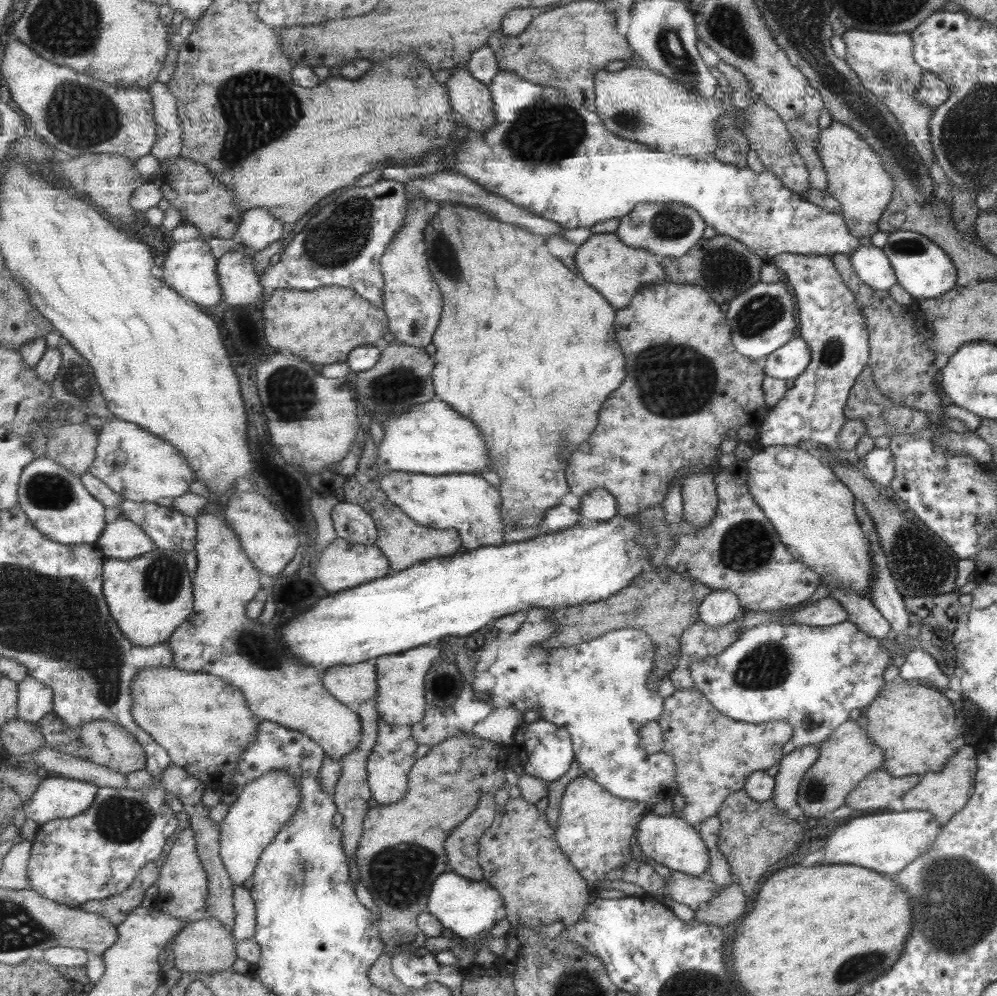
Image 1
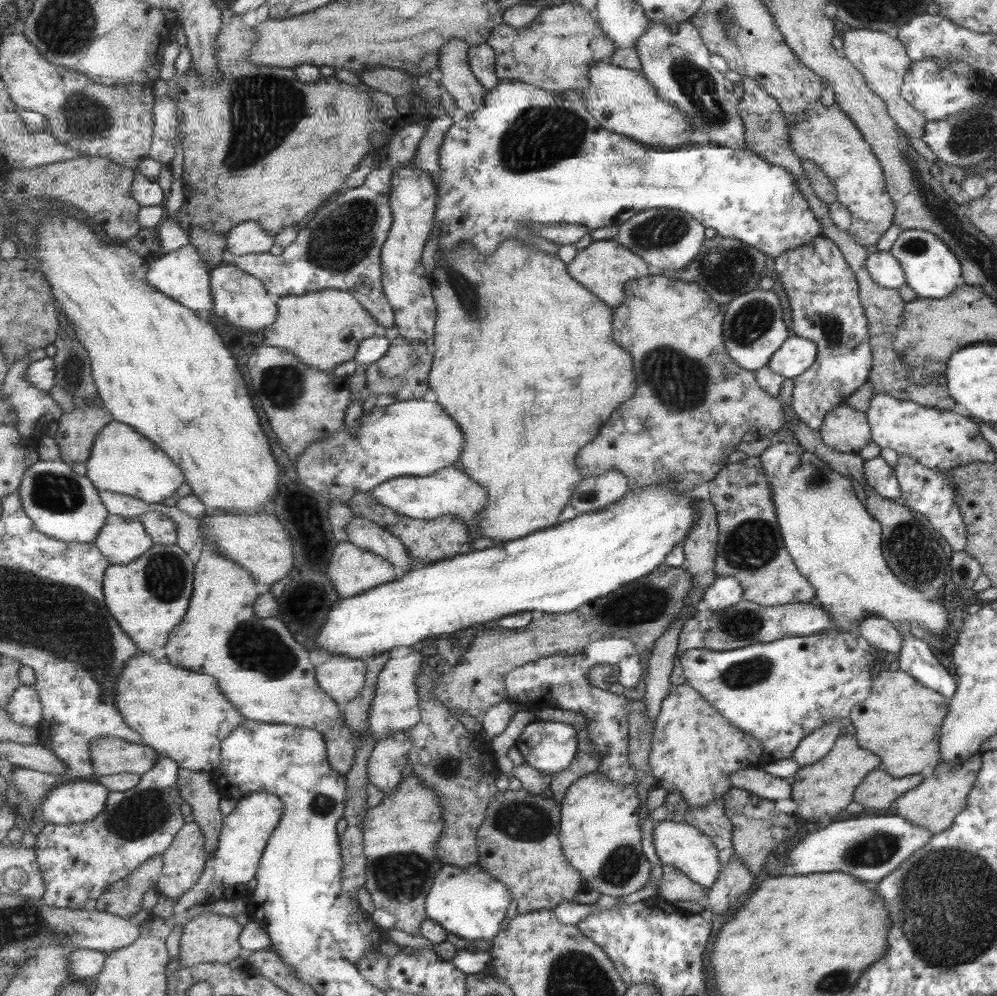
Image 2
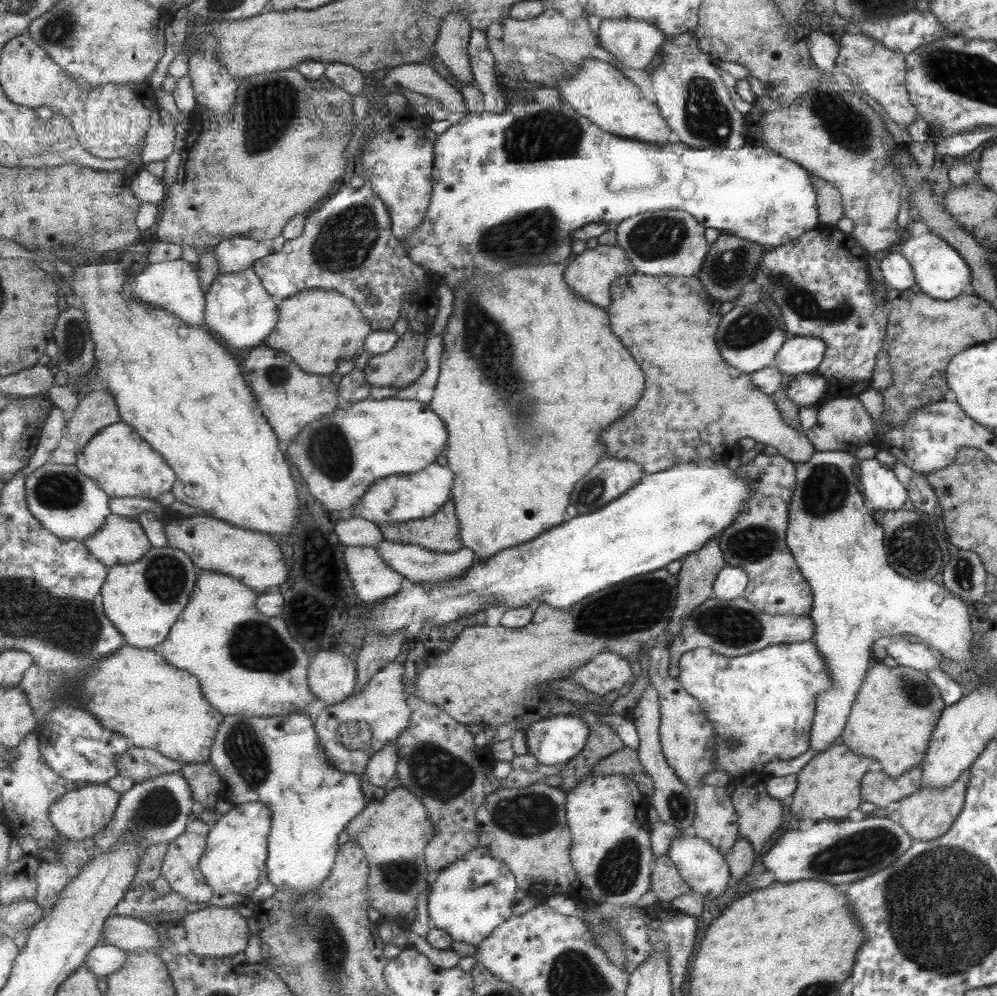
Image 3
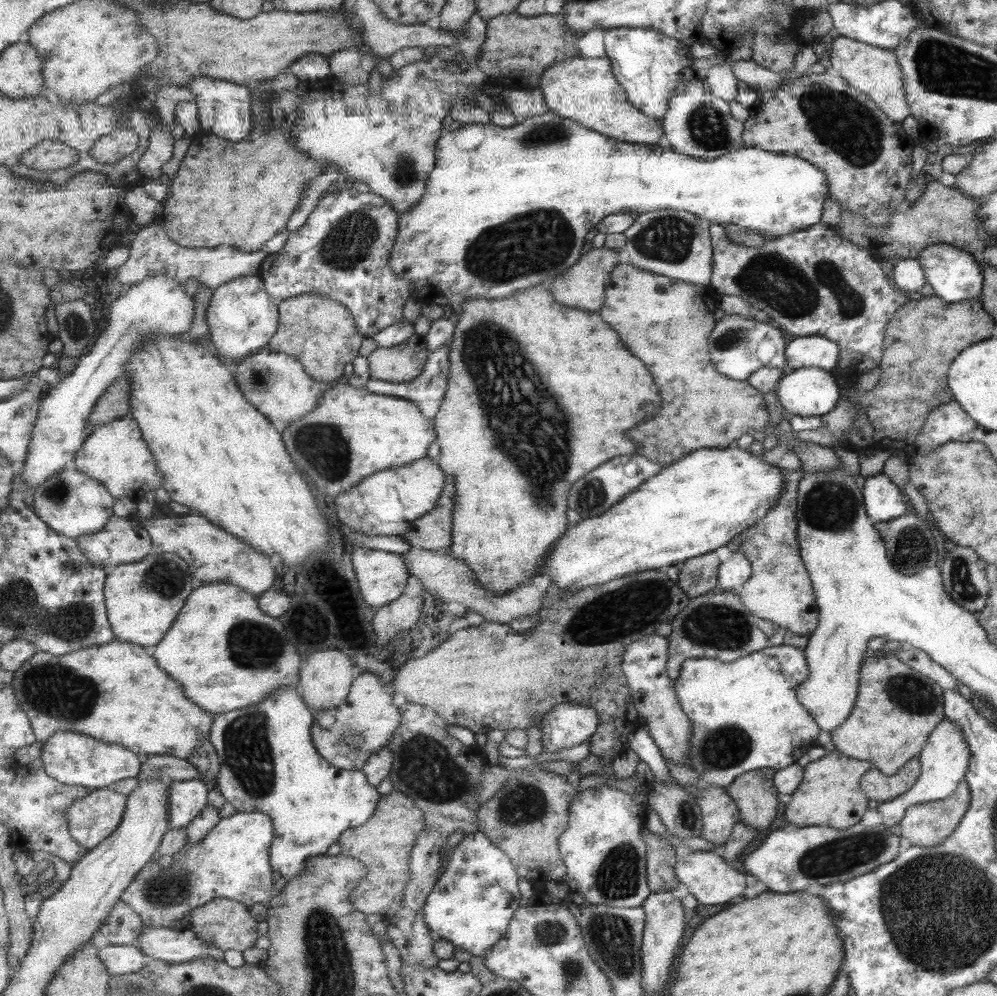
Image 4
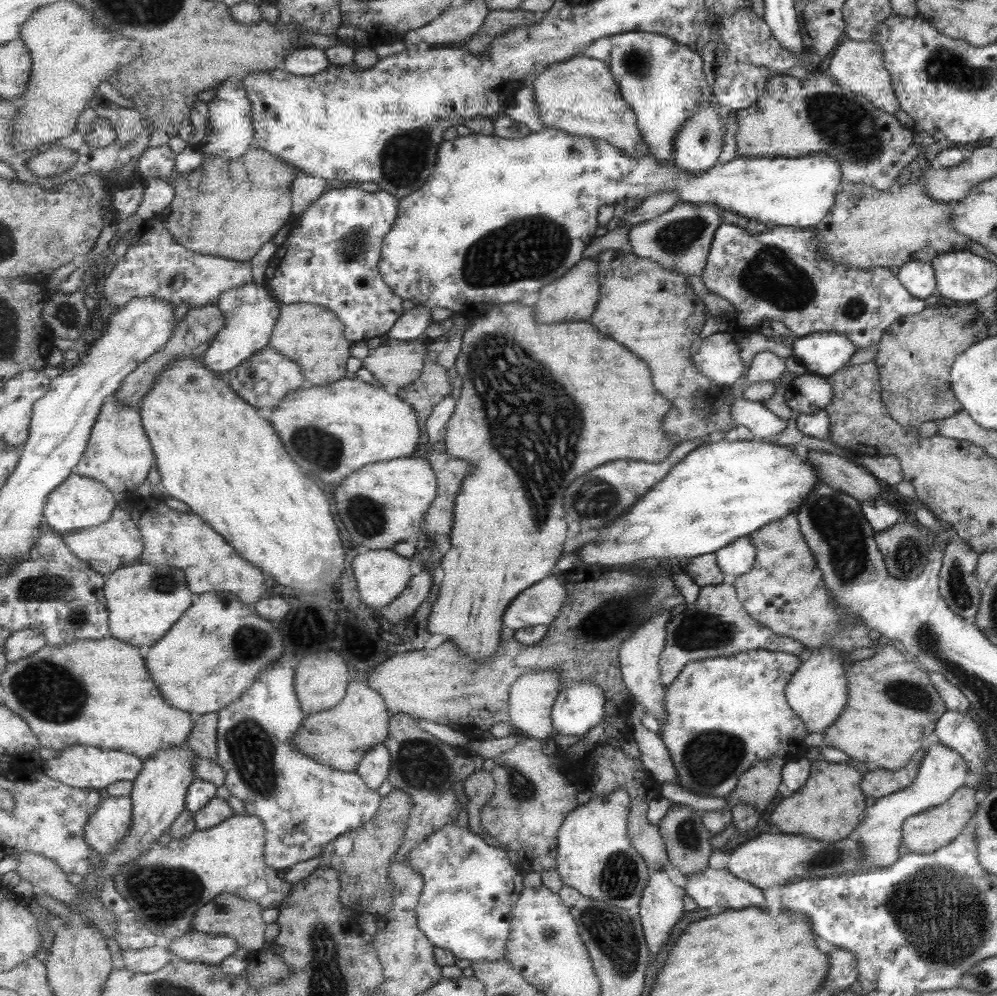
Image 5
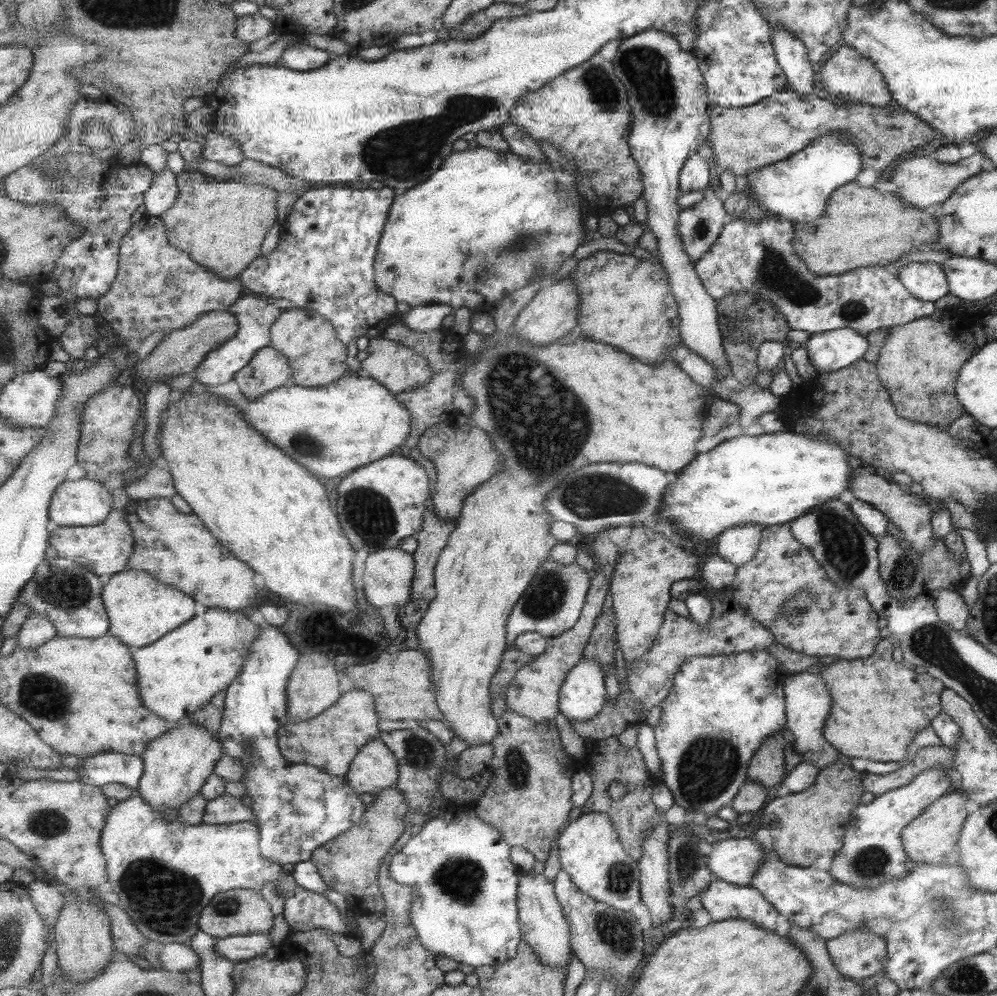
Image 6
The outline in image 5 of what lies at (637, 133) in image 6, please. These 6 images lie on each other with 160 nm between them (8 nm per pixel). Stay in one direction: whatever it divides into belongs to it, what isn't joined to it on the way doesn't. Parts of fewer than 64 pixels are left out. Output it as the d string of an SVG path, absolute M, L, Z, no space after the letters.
M628 32L610 38L612 55L609 60L615 80L619 83L623 98L634 108L638 125L648 142L649 155L659 163L671 161L676 130L708 100L707 84L703 74L703 54L666 38L665 35L644 32Z

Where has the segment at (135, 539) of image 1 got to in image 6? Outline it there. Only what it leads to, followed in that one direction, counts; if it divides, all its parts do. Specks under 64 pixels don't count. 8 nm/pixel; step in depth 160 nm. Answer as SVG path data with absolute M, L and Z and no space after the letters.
M122 509L113 510L109 518L97 526L53 526L50 544L59 556L86 566L87 570L95 571L95 574L104 579L127 569L136 549L134 528L129 524L127 514Z

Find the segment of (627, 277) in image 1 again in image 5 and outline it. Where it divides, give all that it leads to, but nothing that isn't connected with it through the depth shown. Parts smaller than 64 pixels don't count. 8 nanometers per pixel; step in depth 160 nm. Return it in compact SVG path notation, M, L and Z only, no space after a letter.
M585 258L563 278L542 288L540 298L534 305L536 317L540 323L569 323L589 320L597 310L601 288L597 260Z

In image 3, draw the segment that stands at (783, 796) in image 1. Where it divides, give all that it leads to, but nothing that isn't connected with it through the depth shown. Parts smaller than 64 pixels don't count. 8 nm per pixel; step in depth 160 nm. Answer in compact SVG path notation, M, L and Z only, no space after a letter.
M831 450L827 452L815 451L804 463L795 463L795 486L794 492L791 493L789 505L787 507L787 528L786 528L786 545L790 549L790 553L794 557L794 561L798 565L798 569L801 571L803 578L810 585L810 590L813 592L813 604L809 611L809 618L814 622L815 633L811 640L816 644L819 652L822 654L828 671L832 676L832 686L826 688L823 692L820 692L816 696L816 710L814 713L813 725L811 726L809 743L810 749L813 753L820 753L832 746L831 743L843 733L843 728L847 724L847 718L850 716L850 706L854 701L856 694L858 693L859 681L863 674L866 674L867 669L873 663L870 647L875 643L884 642L888 638L900 637L903 633L913 634L917 640L928 643L935 648L935 653L943 659L944 662L950 660L959 660L961 666L967 669L975 668L975 656L971 653L971 631L970 624L972 619L971 608L961 606L959 600L953 593L950 593L940 583L931 580L909 580L903 578L900 574L897 574L889 563L883 548L882 542L882 528L871 518L872 512L869 512L868 508L865 508L863 504L863 497L857 492L857 486L853 484L853 476L851 476L851 468L853 468L853 462L857 462L857 459L853 457L853 453L843 452L842 450Z

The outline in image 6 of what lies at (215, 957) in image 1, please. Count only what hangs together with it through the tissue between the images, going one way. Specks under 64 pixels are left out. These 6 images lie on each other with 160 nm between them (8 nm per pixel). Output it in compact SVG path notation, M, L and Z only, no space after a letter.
M237 889L219 893L209 906L205 907L200 918L200 929L222 939L250 934L269 934L273 922L275 914L271 912L269 902L265 901L261 893L251 889Z

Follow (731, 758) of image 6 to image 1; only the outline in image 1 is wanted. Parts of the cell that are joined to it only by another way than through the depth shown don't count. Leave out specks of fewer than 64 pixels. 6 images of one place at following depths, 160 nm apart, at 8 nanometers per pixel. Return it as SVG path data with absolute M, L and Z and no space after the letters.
M848 620L826 627L773 621L745 629L718 656L691 664L690 674L695 688L702 692L715 710L736 722L787 722L793 731L791 739L782 749L782 755L787 755L795 749L809 745L817 747L824 743L831 733L849 719L853 710L870 705L871 700L878 696L877 692L882 690L883 672L887 664L887 648Z

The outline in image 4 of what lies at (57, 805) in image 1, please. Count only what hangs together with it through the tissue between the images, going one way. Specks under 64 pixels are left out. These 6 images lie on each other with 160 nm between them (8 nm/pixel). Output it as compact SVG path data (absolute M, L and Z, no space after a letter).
M113 787L97 789L67 809L71 836L89 849L99 846L122 824L128 796Z

